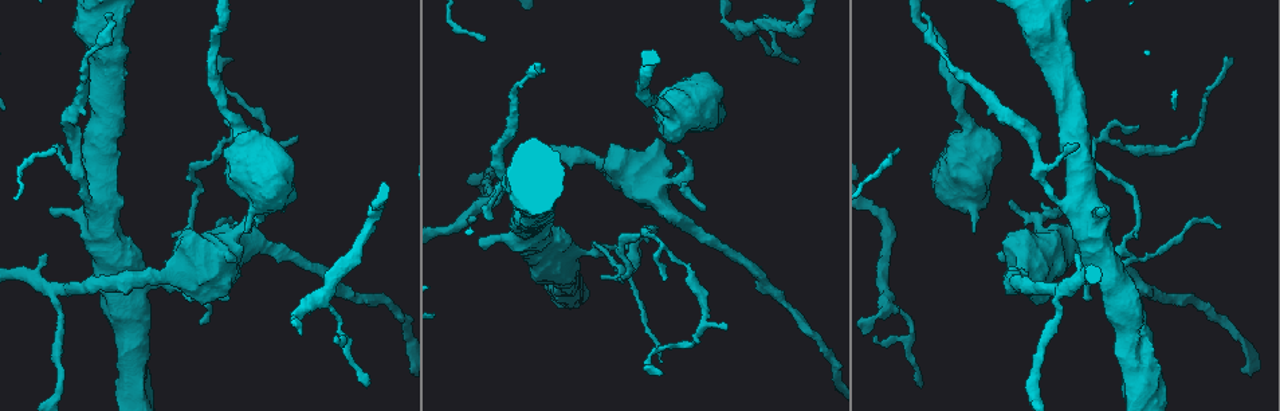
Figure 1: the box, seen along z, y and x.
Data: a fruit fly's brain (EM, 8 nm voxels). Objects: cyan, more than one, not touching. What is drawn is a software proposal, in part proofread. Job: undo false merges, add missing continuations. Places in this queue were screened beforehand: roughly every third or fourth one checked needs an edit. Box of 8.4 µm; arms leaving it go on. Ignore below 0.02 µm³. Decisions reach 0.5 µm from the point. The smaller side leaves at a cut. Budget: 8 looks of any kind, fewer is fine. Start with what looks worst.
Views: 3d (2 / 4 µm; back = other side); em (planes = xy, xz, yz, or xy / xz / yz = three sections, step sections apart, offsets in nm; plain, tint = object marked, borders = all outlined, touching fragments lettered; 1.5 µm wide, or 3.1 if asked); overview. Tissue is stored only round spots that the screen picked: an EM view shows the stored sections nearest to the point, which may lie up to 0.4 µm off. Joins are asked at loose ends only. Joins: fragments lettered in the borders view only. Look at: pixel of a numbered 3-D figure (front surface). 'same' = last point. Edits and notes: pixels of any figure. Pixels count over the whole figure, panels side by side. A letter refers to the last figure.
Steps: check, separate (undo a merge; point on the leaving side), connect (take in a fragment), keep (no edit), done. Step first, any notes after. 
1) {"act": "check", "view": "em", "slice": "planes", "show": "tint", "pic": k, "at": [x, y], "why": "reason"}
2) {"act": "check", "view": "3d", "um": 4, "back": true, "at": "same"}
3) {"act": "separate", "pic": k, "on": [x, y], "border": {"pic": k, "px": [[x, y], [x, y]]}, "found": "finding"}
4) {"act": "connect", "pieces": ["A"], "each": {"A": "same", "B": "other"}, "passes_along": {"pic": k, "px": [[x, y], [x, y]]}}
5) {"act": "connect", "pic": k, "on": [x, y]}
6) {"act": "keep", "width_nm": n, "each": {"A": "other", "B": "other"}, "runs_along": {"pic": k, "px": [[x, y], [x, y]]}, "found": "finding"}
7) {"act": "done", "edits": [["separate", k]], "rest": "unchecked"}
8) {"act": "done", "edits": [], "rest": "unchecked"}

{"act": "check", "view": "em", "slice": "planes", "show": "borders", "pic": 1, "at": [701, 205], "why": "free end"}

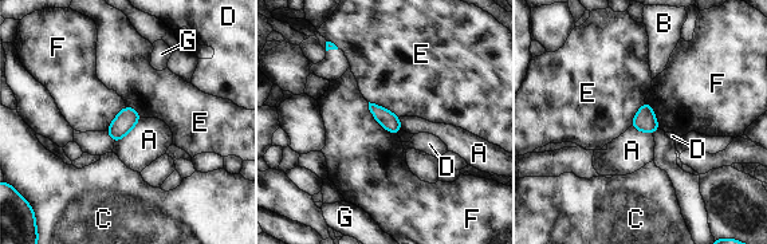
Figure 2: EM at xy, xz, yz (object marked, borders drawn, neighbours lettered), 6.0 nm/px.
{"act": "keep", "width_nm": 110, "each": {"A": "other", "B": "other", "C": "other", "D": "other", "E": "other", "F": "other", "G": "other"}, "found": "no lettered fragment goes on from it"}

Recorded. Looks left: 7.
{"act": "check", "view": "em", "slice": "yz", "step": 4, "show": "borders", "pic": 1, "at": [246, 233], "why": "branch stops here"}

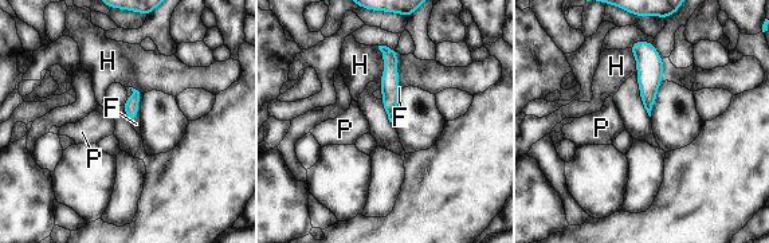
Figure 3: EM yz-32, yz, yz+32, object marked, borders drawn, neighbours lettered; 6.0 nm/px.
{"act": "check", "view": "em", "slice": "planes", "show": "borders", "at": "same", "why": "cut it another way"}

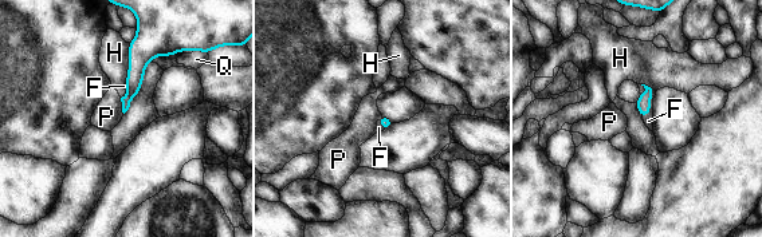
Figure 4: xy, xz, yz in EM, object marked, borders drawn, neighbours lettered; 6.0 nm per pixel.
{"act": "connect", "pieces": ["F"], "each": {"F": "same", "H": "other", "P": "other", "Q": "other"}, "passes_along": {"pic": 4, "px": [[643, 101], [649, 105], [648, 121]]}, "found": "the neuron continues"}

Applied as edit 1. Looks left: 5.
{"act": "check", "view": "em", "slice": "xz", "step": 4, "show": "borders", "pic": 1, "at": [224, 297]}

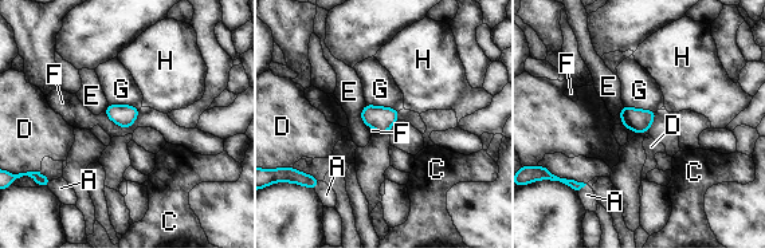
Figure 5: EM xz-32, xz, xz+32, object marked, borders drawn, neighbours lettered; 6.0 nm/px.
{"act": "check", "view": "em", "slice": "planes", "show": "borders", "at": "same"}

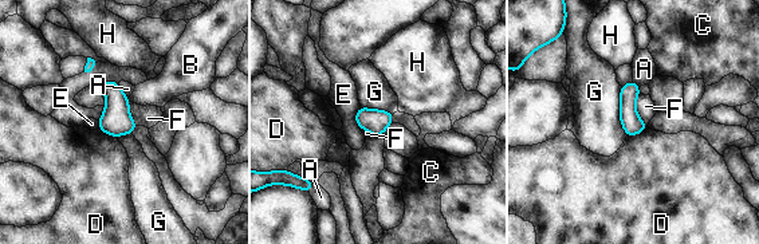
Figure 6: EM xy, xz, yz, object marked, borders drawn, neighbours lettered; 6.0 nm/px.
{"act": "keep", "width_nm": 120, "each": {"A": "other", "B": "other", "C": "other", "D": "other", "E": "other", "F": "other", "G": "other", "H": "other"}, "border": {"pic": 6, "px": [[638, 94], [636, 113], [647, 125]]}, "found": "no lettered fragment goes on from it"}

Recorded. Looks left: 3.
{"act": "done", "edits": [["connect", 4]], "rest": "unchecked"}

